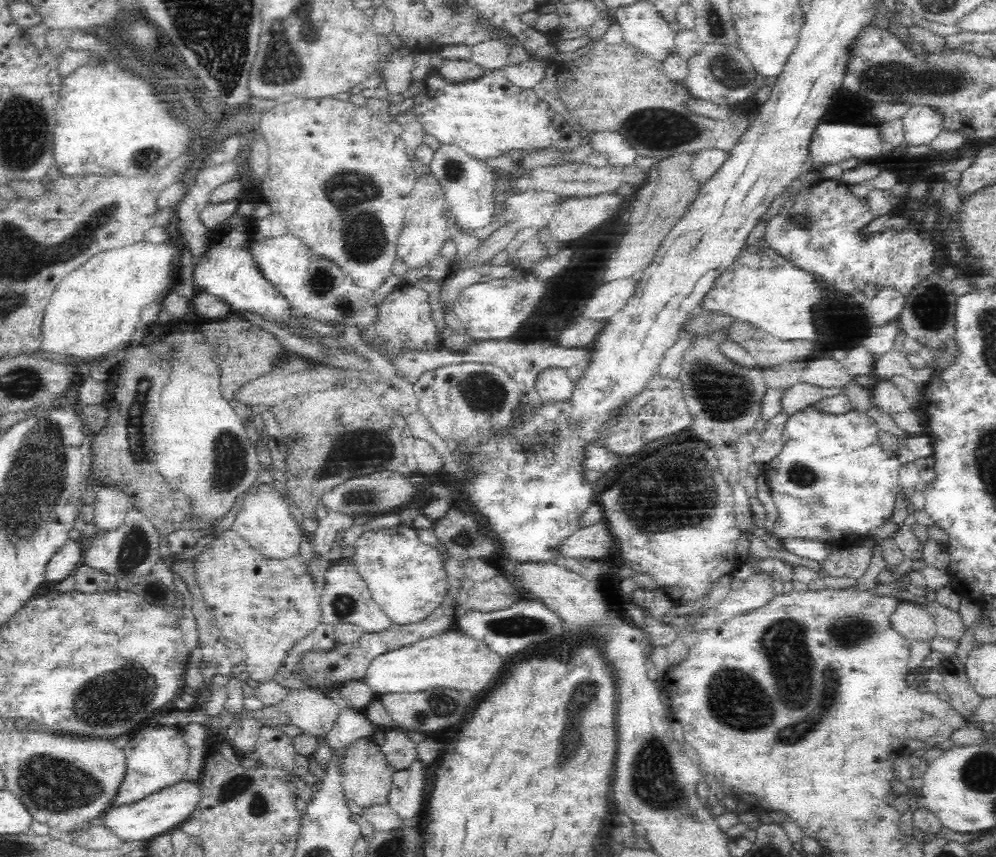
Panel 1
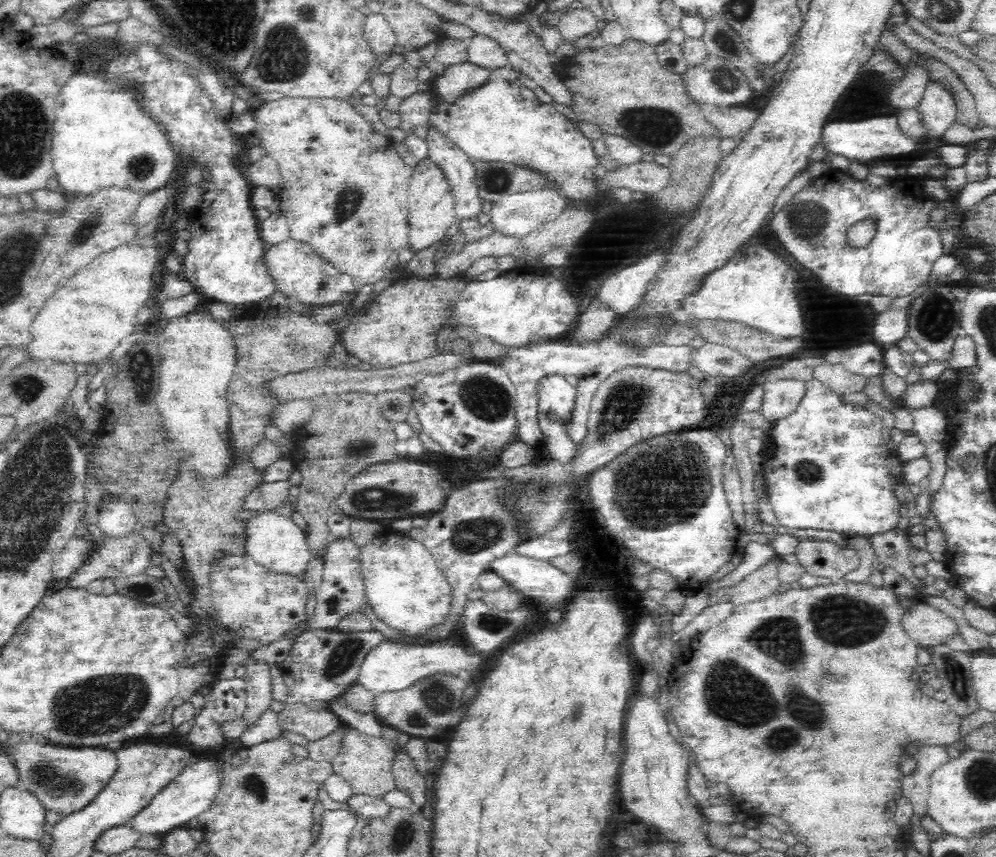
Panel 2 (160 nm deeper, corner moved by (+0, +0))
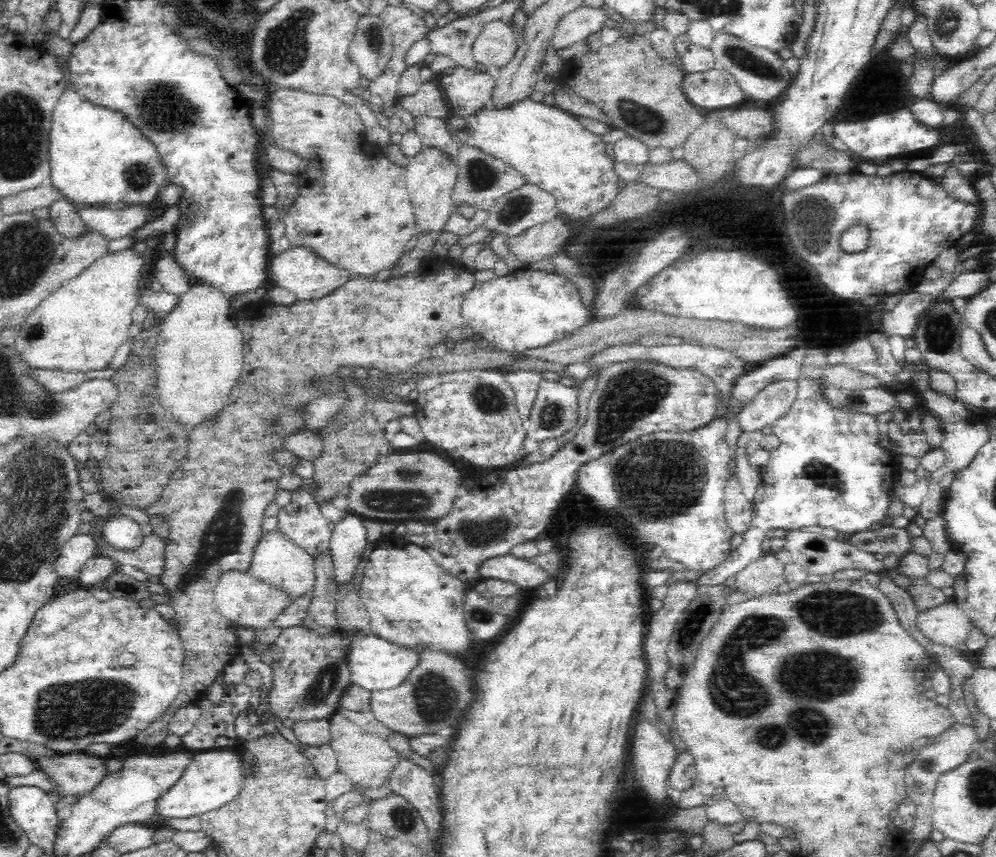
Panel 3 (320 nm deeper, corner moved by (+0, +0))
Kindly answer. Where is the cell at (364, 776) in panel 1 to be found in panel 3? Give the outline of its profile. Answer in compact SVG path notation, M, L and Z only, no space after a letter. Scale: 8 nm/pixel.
M339 711L330 717L330 732L329 745L336 752L338 771L345 774L352 784L364 788L380 788L389 782L389 776L398 765L400 755L391 748L387 739L366 733Z

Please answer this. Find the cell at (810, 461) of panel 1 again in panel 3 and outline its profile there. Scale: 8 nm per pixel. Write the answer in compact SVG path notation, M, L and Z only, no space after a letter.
M799 376L796 381L798 388L794 404L782 418L771 425L773 434L779 438L780 445L769 452L769 461L760 469L765 493L761 502L754 504L750 528L743 534L742 544L736 550L732 550L722 564L693 581L697 587L724 584L728 578L736 576L738 572L755 561L748 560L748 554L764 556L766 553L760 546L768 530L777 528L783 528L786 531L807 530L822 526L834 528L842 534L852 534L852 532L859 533L872 528L889 526L889 522L886 521L889 507L888 496L896 486L901 467L890 448L880 445L883 434L880 434L878 430L878 423L881 418L872 413L858 413L832 405L824 395L826 385L821 377L807 379Z

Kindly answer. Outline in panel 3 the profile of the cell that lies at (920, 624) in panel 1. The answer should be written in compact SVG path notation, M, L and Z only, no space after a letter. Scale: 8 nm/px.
M952 601L919 612L916 628L934 644L957 647L965 643L971 621Z

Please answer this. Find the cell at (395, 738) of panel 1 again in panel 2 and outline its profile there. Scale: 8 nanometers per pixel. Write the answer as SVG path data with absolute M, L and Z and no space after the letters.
M404 746L395 751L392 773L394 773L396 787L408 789L412 795L412 801L414 801L413 808L421 811L426 802L425 792L430 782L417 772L414 760Z

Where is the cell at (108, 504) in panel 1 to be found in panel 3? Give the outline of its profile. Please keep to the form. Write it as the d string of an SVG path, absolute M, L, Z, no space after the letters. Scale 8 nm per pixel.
M112 515L102 526L101 533L114 548L120 550L132 550L138 548L144 535L140 530L140 524L134 519L124 515Z

